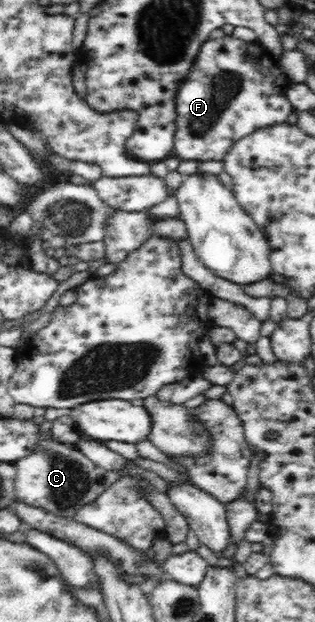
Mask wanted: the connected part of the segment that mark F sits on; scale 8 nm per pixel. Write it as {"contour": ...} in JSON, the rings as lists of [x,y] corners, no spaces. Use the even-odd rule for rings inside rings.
{"contour":[[[233,35],[214,40],[208,38],[193,61],[188,79],[175,93],[177,131],[173,137],[173,155],[185,161],[222,161],[241,137],[257,129],[283,123],[294,112],[294,107],[285,95],[290,85],[278,60],[261,43],[246,42]]]}

